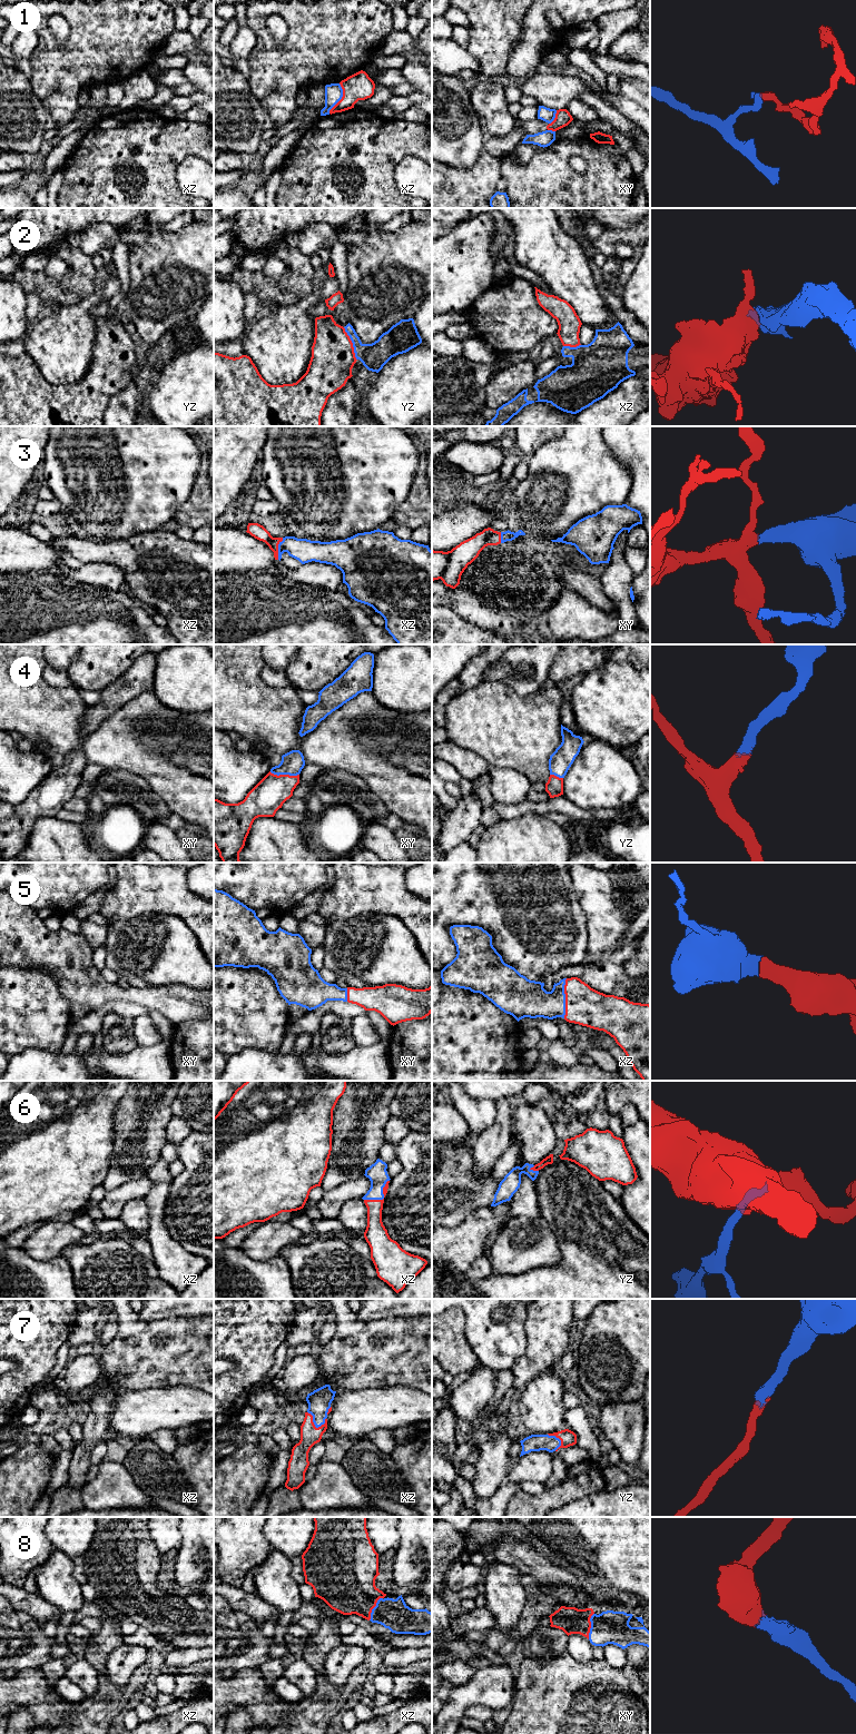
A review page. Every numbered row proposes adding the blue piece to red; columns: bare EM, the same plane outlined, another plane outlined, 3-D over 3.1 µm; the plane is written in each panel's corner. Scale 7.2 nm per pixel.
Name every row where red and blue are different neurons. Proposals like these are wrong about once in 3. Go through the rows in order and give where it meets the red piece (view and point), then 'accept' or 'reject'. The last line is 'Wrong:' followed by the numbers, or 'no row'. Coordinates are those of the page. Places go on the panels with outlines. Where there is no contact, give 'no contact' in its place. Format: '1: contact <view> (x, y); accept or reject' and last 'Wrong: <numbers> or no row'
1: contact xz (342, 98); reject
2: contact yz (352, 344); reject
3: contact xz (277, 549); accept
4: contact xy (284, 775); accept
5: contact xz (566, 998); accept
6: contact xz (383, 1199); accept
7: contact xz (313, 1424); accept
8: contact xy (590, 1626); accept
Wrong: 1, 2

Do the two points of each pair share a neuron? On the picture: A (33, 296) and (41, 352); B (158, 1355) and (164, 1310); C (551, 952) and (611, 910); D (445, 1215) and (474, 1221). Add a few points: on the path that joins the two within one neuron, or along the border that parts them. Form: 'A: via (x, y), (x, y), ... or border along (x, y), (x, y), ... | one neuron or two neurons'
A: border along (38, 319), (30, 328) | two neurons
B: border along (188, 1316), (140, 1320) | two neurons
C: border along (579, 903), (586, 917), (588, 933), (586, 955) | two neurons
D: border along (489, 1207), (478, 1208), (456, 1225), (443, 1227) | two neurons

